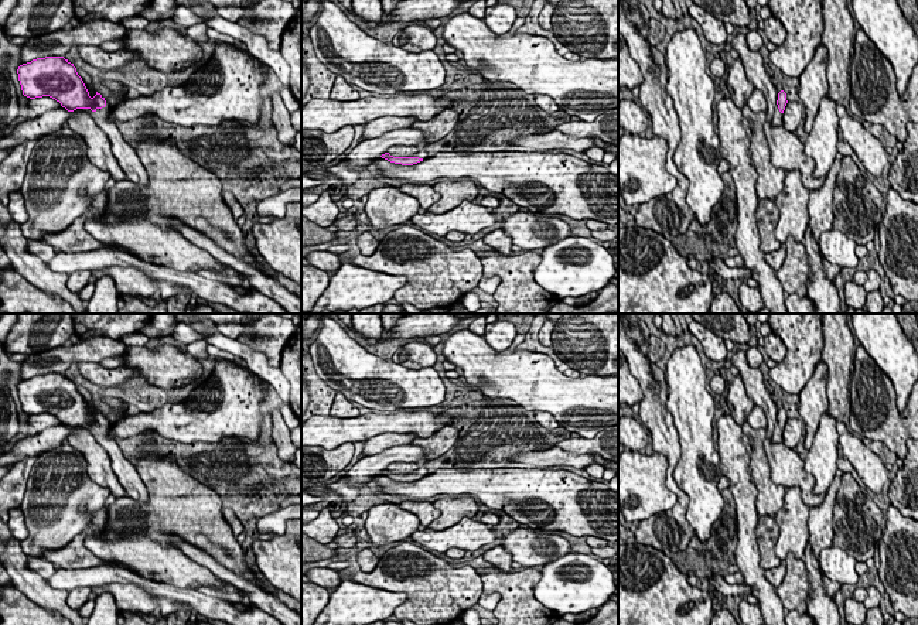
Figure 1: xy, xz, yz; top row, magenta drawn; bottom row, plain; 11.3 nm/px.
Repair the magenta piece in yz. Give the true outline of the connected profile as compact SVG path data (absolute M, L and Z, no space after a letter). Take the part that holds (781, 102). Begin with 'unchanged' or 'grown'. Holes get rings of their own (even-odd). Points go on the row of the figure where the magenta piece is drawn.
grown; M781 90L778 93L777 107L775 107L775 113L772 117L772 123L775 126L782 126L782 113L785 110L786 103L788 103L786 93L784 90Z

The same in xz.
grown; M422 147L413 157L393 157L389 153L380 156L382 158L402 165L413 165L429 157L427 151Z

